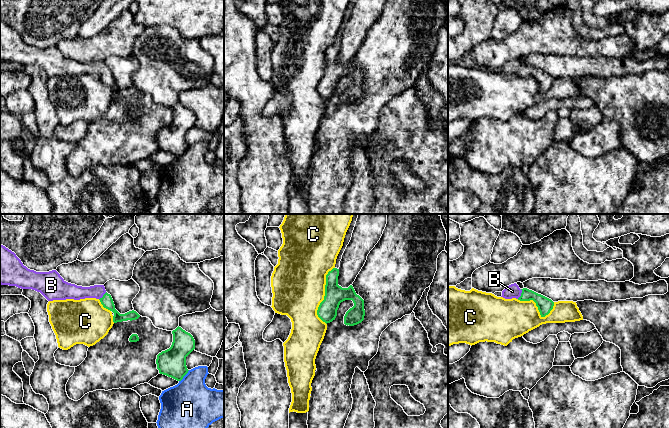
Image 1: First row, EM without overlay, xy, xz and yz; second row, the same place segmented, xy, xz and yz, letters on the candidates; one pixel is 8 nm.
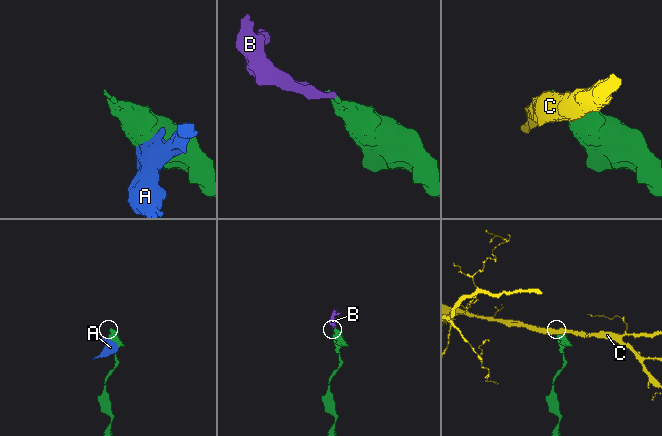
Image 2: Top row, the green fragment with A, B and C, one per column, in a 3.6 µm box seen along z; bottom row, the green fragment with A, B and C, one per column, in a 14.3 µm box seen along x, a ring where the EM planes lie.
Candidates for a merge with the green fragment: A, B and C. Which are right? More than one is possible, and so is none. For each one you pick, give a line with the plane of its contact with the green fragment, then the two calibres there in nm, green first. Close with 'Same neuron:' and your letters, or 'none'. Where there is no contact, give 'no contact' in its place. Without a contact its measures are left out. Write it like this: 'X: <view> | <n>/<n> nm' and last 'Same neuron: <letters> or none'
B: yz | 120/110 nm
Same neuron: B

